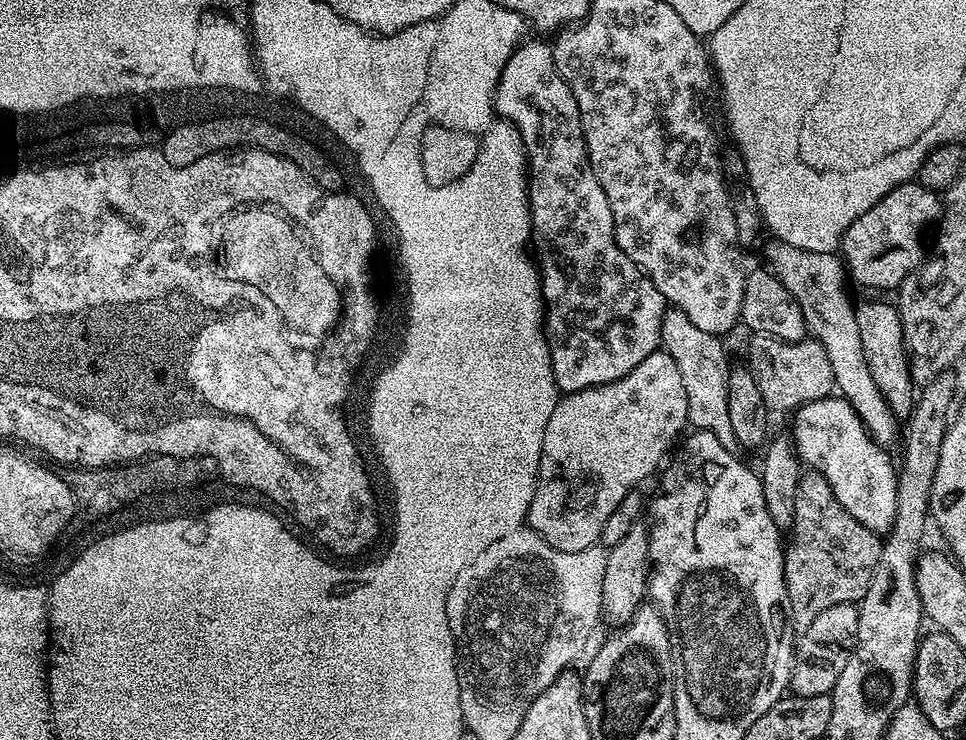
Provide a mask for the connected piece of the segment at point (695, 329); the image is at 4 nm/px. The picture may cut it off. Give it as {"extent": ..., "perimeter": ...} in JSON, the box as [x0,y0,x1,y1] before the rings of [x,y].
{"extent":[660,306,734,445],"perimeter":[[[671,306],[664,309],[664,321],[660,331],[663,351],[678,362],[682,373],[682,384],[686,386],[686,406],[688,407],[688,424],[693,429],[712,432],[722,443],[731,445],[734,437],[728,417],[728,373],[730,363],[724,353],[725,341],[714,334],[706,334],[699,326],[694,326],[682,310]]]}

